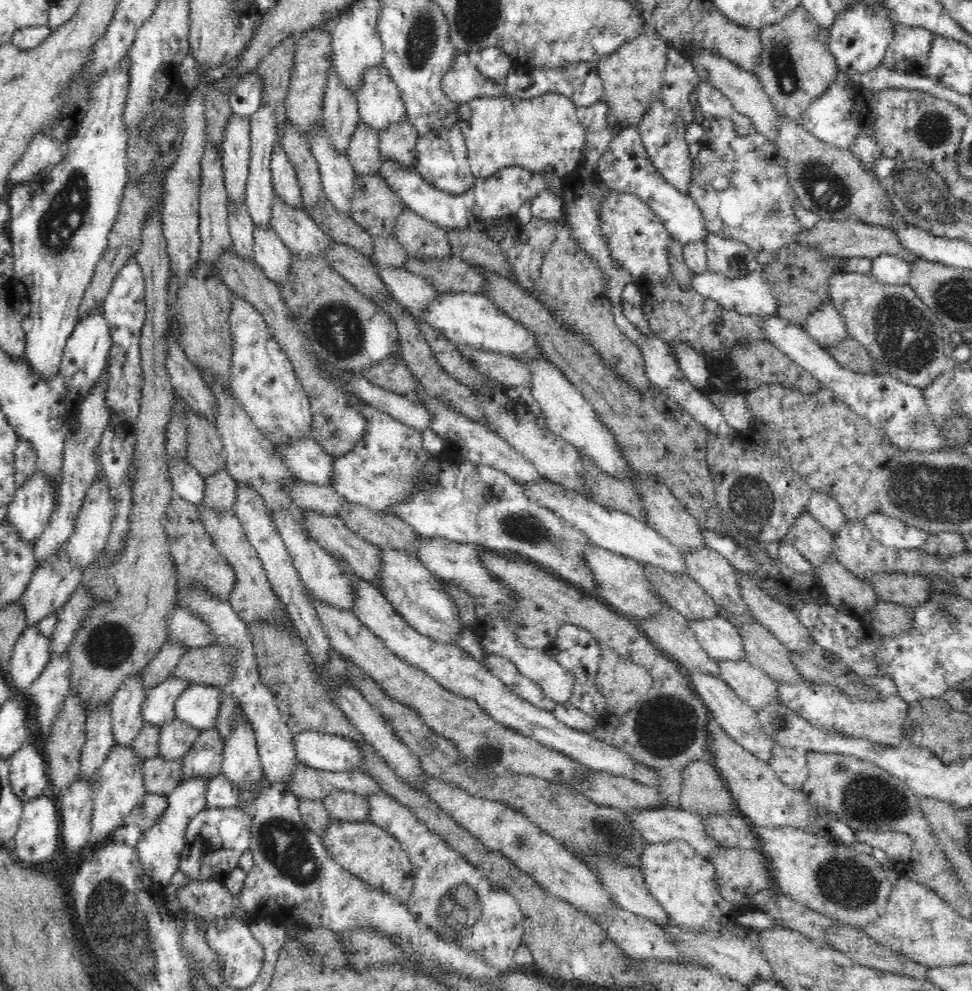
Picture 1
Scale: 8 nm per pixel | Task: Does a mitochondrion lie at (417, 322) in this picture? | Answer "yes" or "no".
no

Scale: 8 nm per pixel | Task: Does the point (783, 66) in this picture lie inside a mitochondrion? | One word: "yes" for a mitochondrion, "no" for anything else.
yes

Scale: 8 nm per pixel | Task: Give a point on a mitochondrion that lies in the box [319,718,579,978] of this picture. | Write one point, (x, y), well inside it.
(458, 907)

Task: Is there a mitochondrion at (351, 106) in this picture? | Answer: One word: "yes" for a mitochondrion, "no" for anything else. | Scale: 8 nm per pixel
no

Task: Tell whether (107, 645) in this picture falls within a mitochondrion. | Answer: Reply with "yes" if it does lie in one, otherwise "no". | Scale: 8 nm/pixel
yes

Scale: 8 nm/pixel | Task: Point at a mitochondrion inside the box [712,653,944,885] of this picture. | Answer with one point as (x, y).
(869, 799)

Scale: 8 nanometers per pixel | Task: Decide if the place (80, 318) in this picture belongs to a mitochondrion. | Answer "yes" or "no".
no

